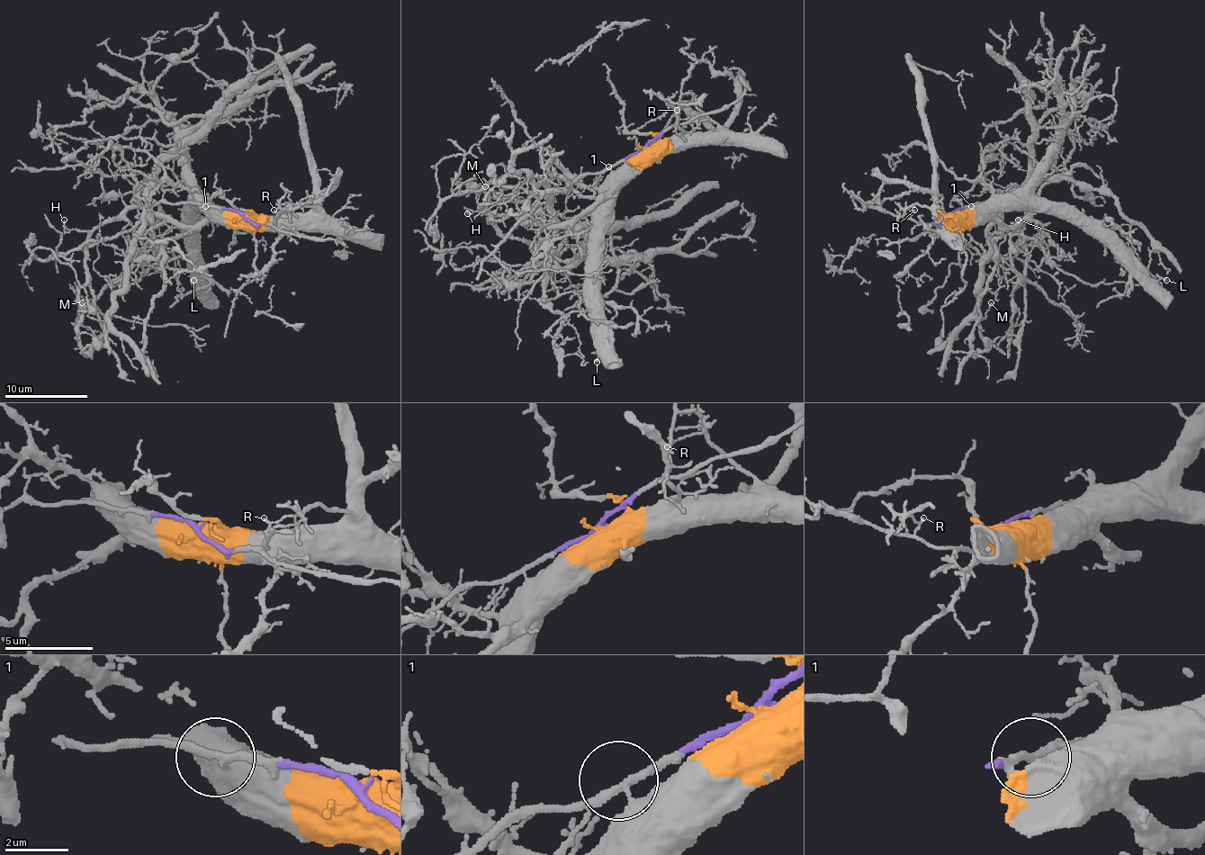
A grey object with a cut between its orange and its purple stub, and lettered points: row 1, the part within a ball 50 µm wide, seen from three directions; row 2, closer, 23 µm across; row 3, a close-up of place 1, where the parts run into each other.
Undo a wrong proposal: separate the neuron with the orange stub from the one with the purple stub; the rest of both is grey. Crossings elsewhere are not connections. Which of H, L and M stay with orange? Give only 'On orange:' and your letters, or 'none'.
On orange: H, L

